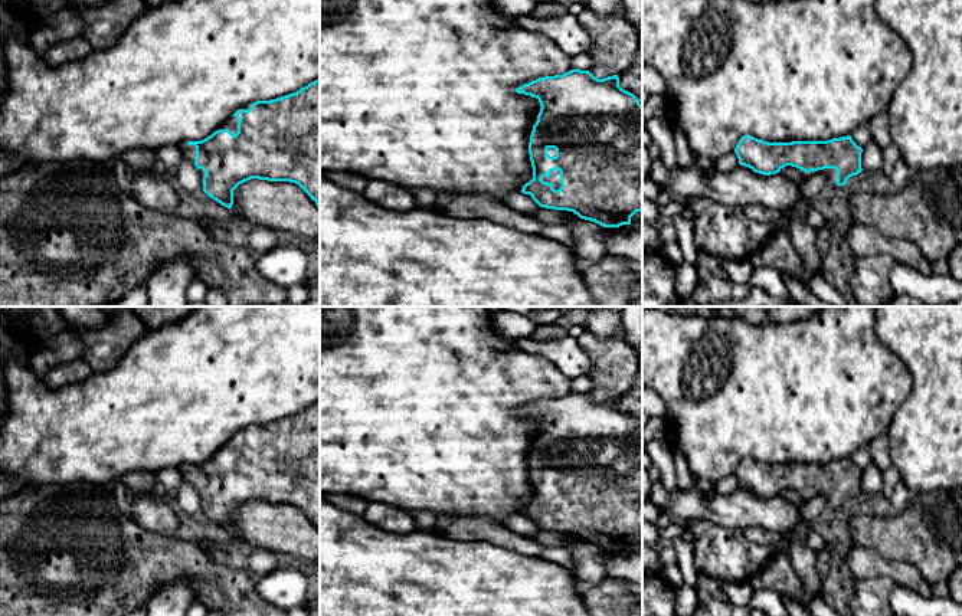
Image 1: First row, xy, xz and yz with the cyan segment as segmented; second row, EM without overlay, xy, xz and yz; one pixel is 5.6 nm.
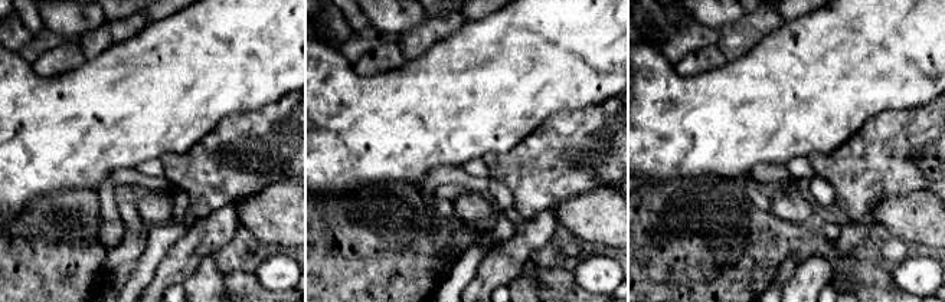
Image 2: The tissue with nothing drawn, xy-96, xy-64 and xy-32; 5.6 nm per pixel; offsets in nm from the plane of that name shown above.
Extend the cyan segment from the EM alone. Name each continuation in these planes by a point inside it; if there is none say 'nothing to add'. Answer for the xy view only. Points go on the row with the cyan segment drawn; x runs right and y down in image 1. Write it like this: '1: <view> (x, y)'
1: xy (231, 124)
2: xy (189, 151)

